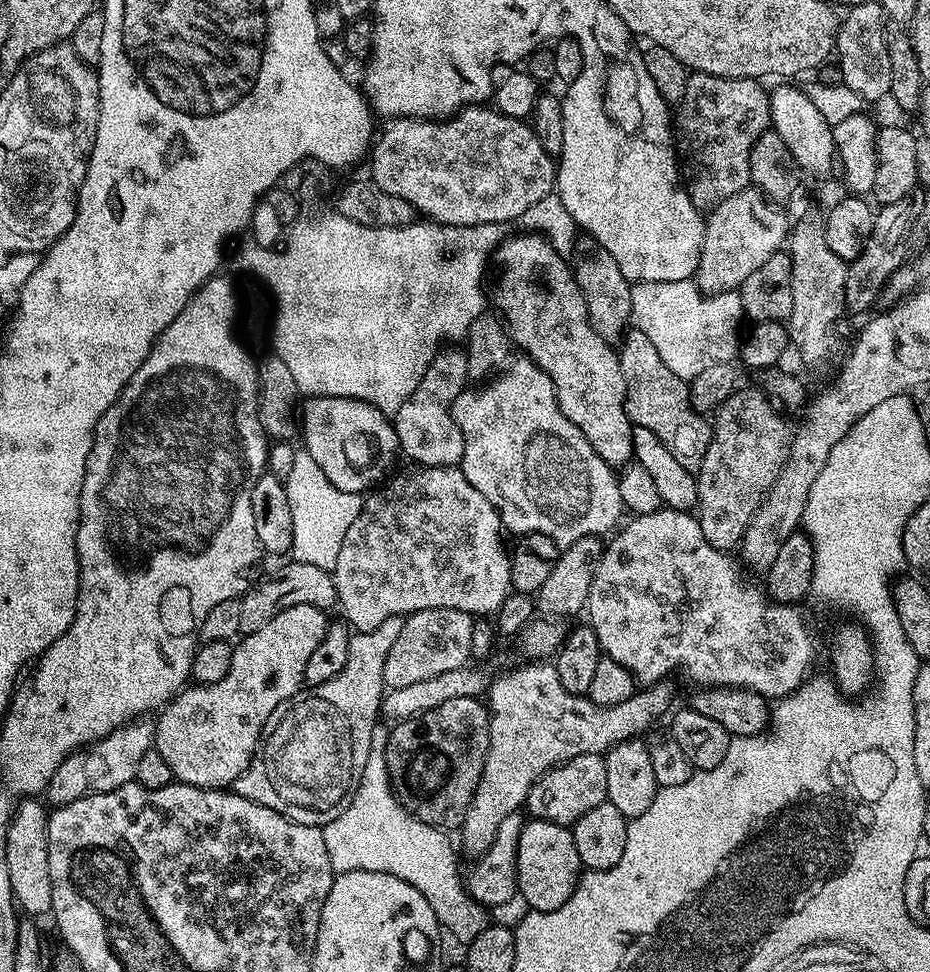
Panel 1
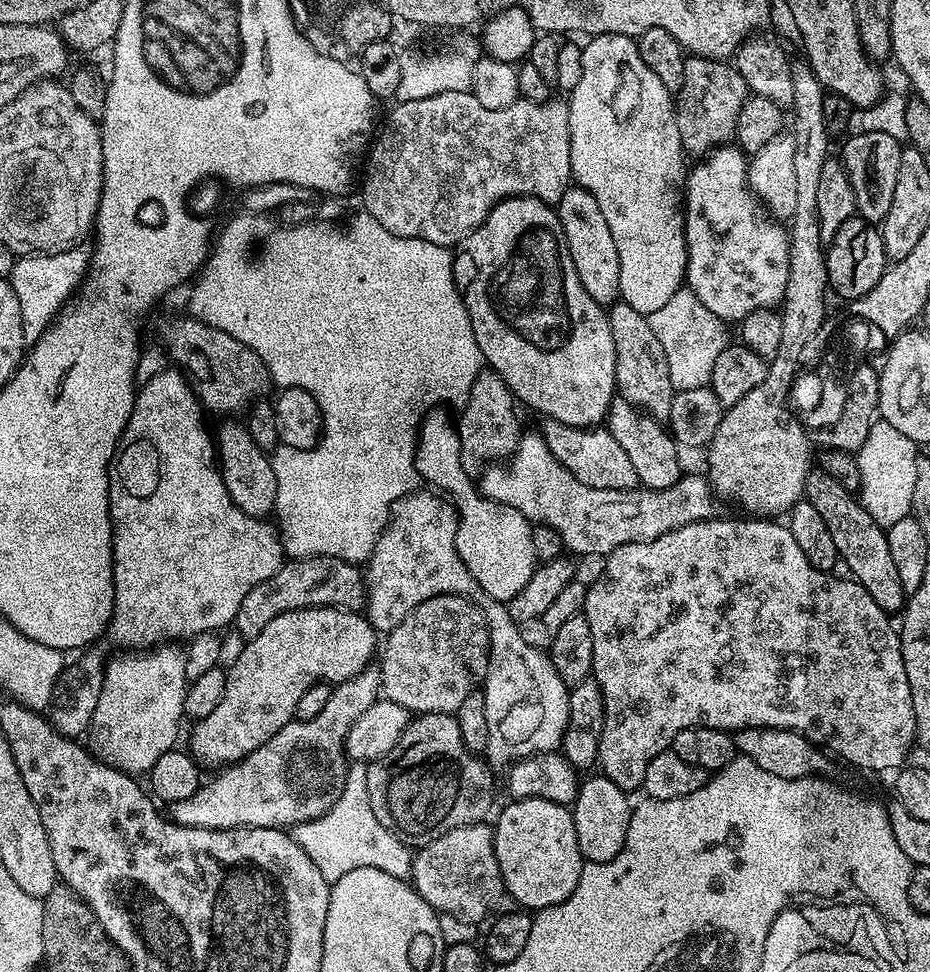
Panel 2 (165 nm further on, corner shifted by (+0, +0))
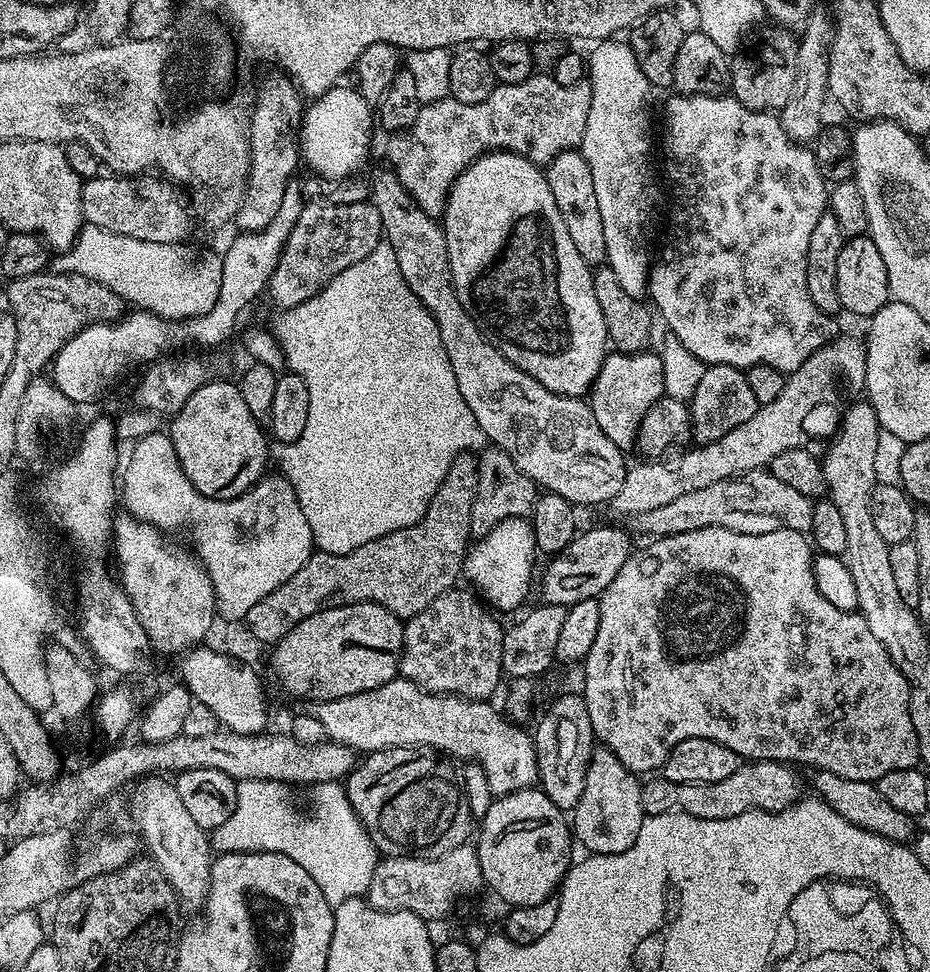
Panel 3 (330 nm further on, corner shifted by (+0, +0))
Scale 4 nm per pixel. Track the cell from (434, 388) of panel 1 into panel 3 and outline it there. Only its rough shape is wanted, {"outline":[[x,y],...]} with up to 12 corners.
{"outline":[[525,517],[479,537],[462,569],[493,609],[530,590],[536,543]]}

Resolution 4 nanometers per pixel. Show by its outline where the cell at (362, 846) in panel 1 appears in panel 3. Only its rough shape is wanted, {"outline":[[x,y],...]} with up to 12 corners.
{"outline":[[236,781],[216,854],[277,852],[333,906],[367,893],[378,853],[343,783],[303,816],[282,781]]}

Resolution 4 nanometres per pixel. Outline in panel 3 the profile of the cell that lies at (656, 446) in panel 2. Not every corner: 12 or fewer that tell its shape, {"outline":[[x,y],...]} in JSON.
{"outline":[[612,350],[592,383],[602,434],[636,447],[663,396],[655,351]]}

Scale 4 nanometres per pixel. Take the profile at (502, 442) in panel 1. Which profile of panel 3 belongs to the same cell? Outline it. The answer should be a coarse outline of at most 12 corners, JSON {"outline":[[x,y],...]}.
{"outline":[[772,472],[682,494],[638,523],[652,538],[812,530],[813,497]]}

